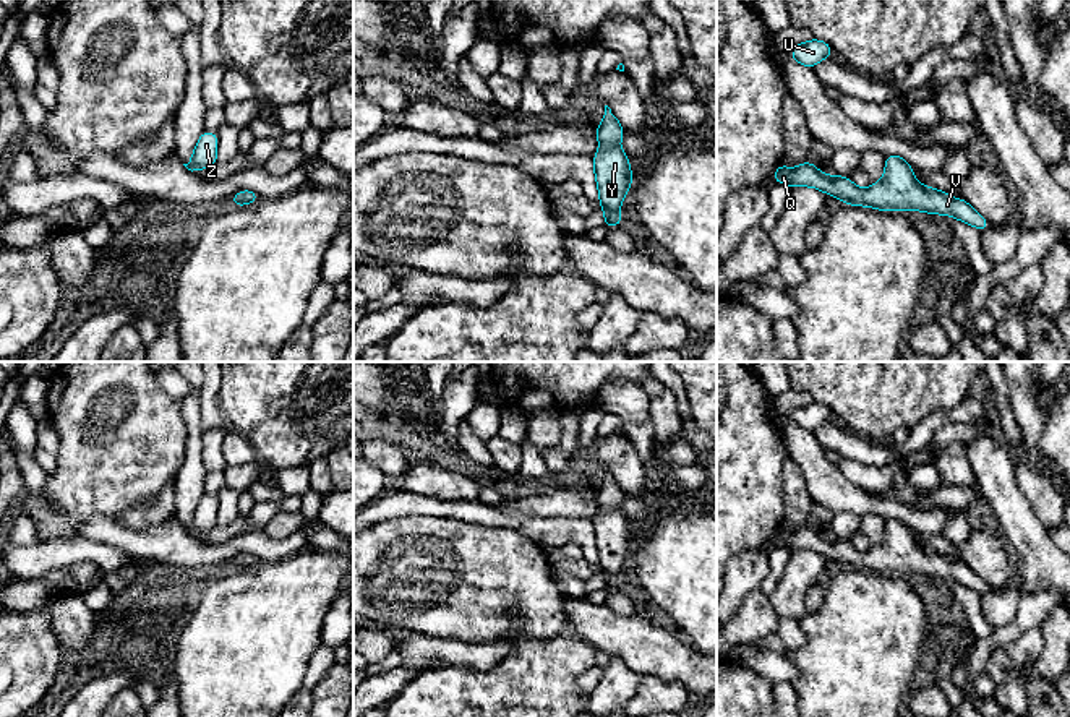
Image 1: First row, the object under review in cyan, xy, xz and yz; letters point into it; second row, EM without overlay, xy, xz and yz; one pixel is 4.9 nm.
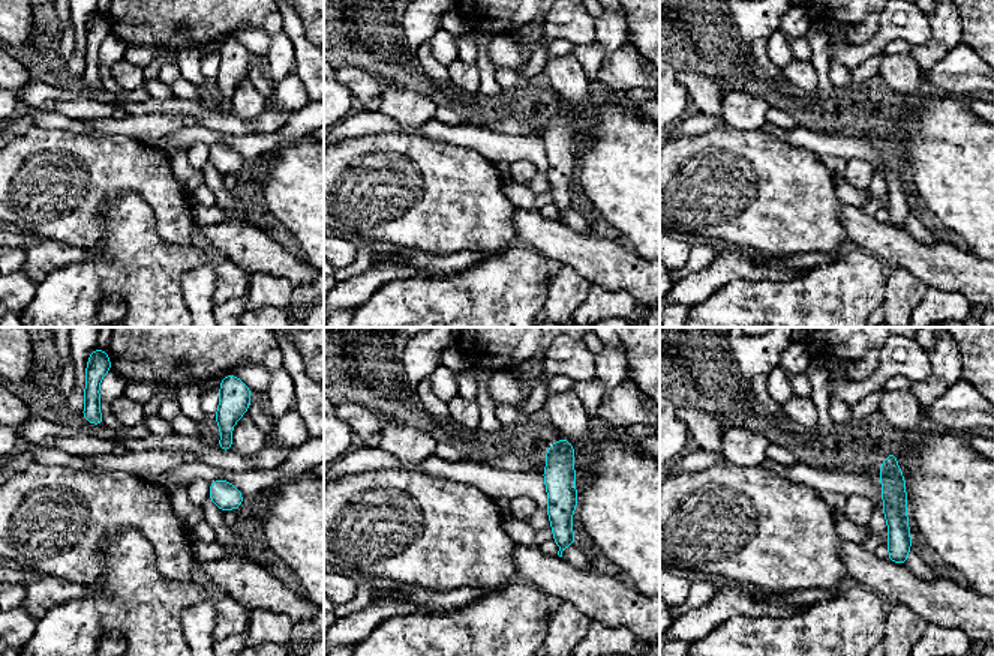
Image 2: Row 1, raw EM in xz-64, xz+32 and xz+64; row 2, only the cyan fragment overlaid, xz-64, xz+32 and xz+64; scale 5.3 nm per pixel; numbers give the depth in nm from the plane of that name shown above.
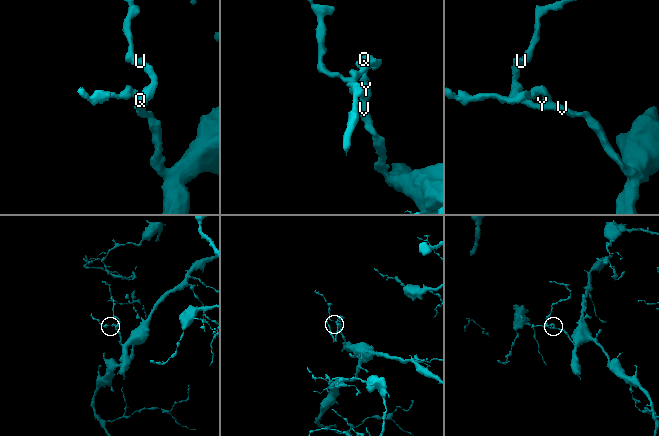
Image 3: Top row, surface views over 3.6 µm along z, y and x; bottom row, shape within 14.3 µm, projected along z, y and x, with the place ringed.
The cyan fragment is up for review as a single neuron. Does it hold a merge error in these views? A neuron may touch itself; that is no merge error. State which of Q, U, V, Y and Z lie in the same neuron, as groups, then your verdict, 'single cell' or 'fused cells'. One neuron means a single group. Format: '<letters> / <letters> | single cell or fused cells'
Q U V Y Z | single cell

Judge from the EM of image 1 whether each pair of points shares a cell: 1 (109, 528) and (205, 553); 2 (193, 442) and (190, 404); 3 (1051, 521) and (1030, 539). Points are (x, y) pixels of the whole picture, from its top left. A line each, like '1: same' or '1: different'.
1: same
2: same
3: different

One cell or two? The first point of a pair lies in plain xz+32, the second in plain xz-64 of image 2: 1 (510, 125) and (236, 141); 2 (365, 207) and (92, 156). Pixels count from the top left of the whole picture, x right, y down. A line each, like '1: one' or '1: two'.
1: two
2: one

